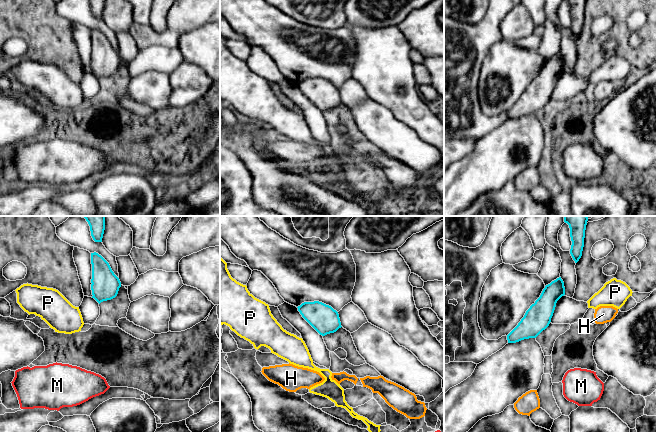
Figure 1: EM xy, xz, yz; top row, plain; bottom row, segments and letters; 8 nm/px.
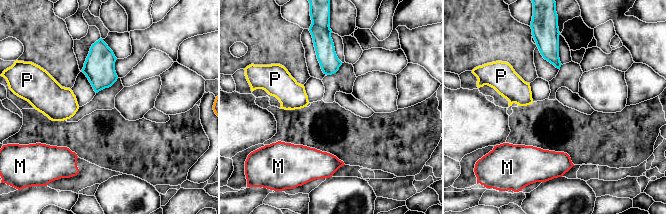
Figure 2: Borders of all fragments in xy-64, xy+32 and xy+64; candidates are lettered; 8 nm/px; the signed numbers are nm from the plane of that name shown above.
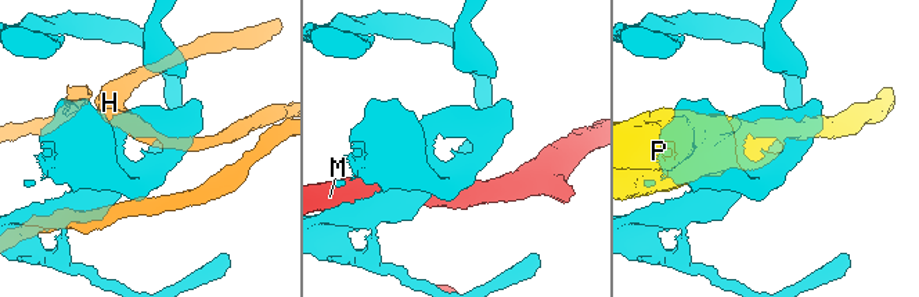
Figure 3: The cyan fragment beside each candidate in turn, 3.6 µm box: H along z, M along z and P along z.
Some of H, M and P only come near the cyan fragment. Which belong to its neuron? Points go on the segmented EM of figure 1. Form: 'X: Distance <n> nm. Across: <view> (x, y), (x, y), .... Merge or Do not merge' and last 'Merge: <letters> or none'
H: Distance 280 nm. Across: yz (564, 294), (595, 309). Merge
M: Distance 380 nm. Across: yz (535, 337), (568, 370). Do not merge
P: Distance 130 nm. Across: xz (312, 326), (301, 338). Do not merge
Merge: H

